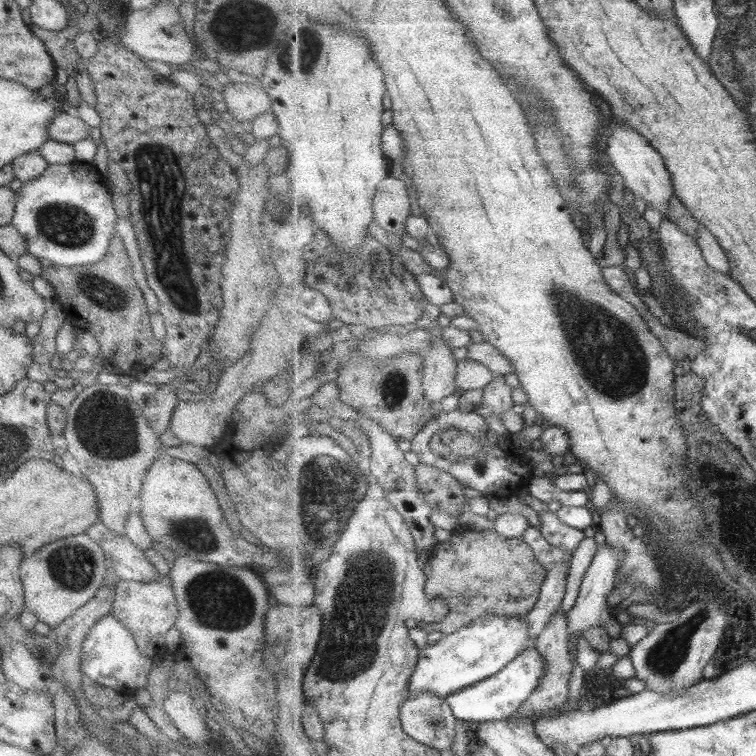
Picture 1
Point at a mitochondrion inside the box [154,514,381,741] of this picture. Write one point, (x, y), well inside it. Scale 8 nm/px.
(218, 601)

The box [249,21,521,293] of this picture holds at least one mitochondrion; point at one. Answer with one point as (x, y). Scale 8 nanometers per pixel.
(300, 50)

